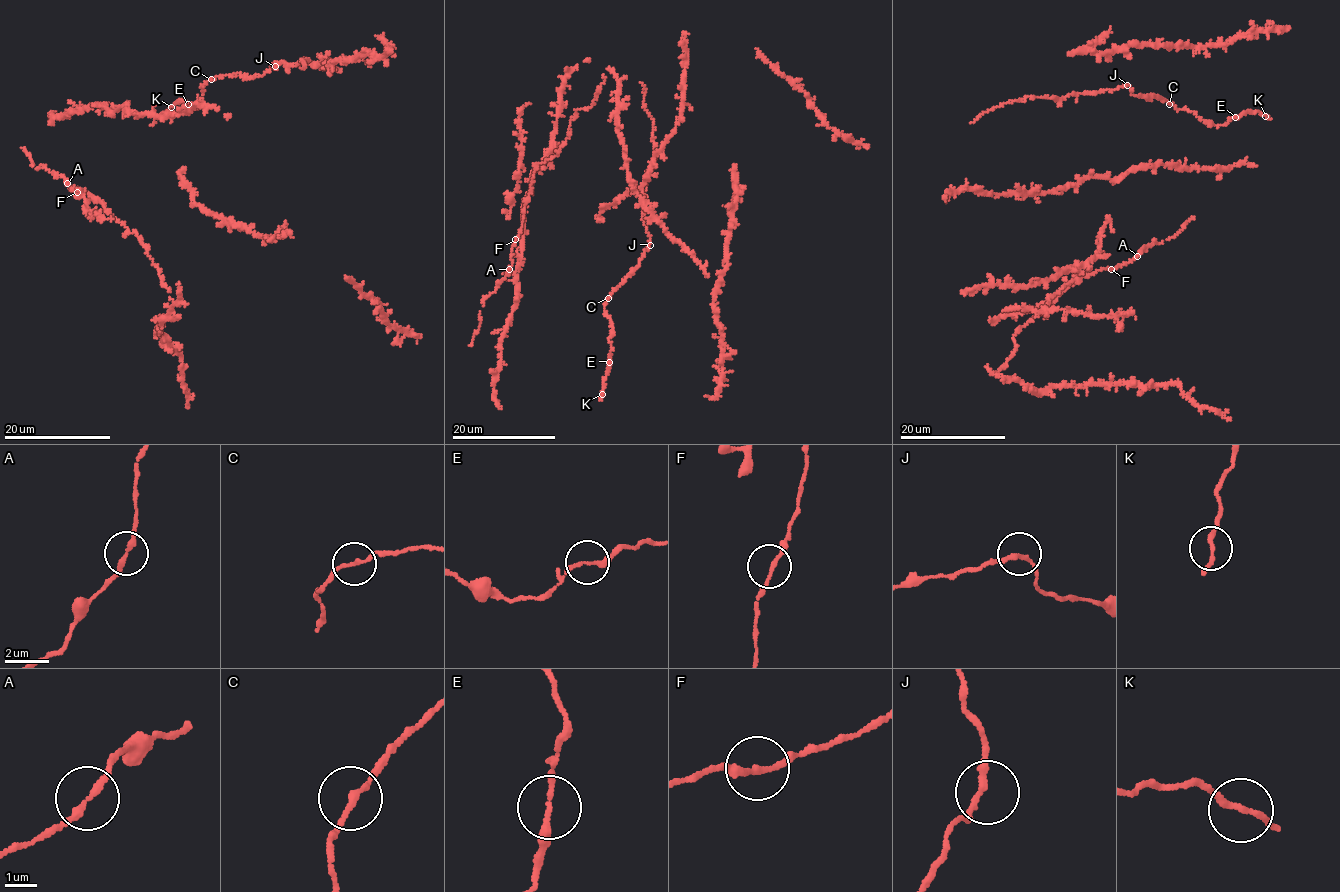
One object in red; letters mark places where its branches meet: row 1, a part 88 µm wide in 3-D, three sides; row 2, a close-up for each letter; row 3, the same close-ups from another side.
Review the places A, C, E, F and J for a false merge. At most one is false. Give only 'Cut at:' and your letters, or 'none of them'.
Cut at: none of them

